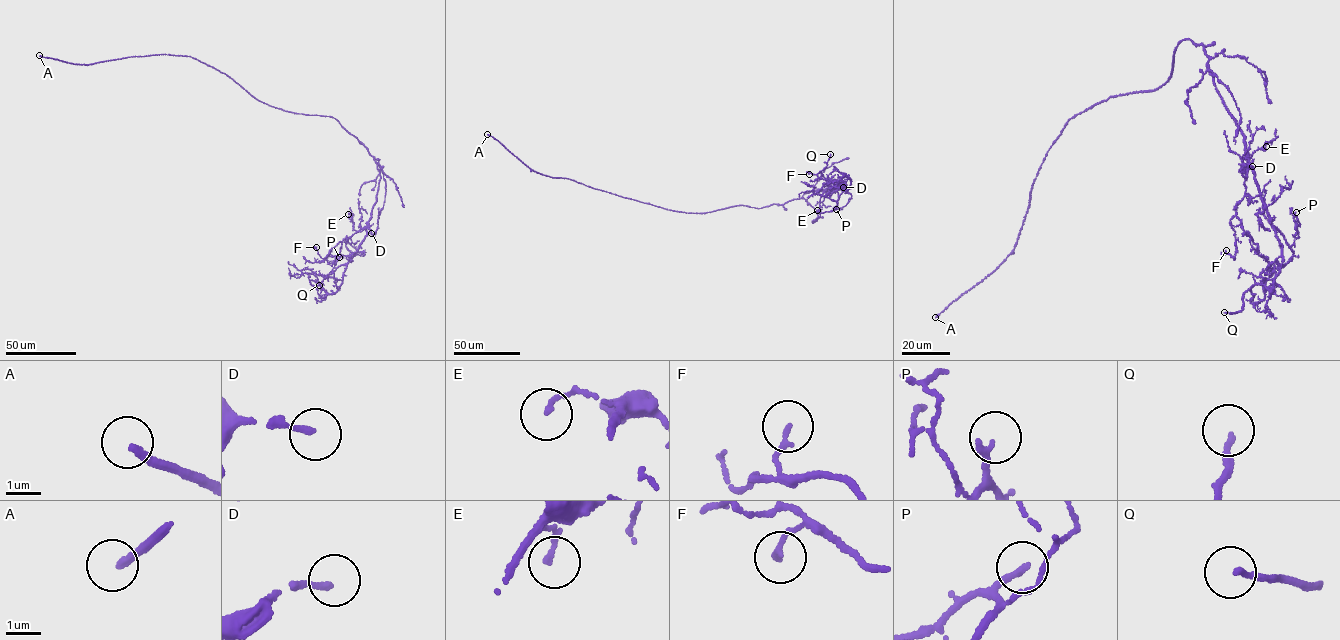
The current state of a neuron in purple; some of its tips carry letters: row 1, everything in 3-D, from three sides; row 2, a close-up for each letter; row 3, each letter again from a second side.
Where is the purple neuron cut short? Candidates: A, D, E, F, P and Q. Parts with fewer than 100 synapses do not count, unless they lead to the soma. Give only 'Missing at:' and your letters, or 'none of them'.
Missing at: A, D

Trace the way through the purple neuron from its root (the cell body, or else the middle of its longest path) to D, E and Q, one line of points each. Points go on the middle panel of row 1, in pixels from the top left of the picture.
D: (725, 208), (742, 205), (761, 208), (800, 198), (818, 188), (830, 192), (843, 187)
E: (725, 208), (761, 208), (800, 198), (818, 188), (830, 192), (836, 189), (831, 187), (823, 193), (817, 210)
Q: (725, 208), (783, 204), (818, 188), (847, 190), (851, 182), (847, 176), (830, 182), (818, 177), (830, 154)

